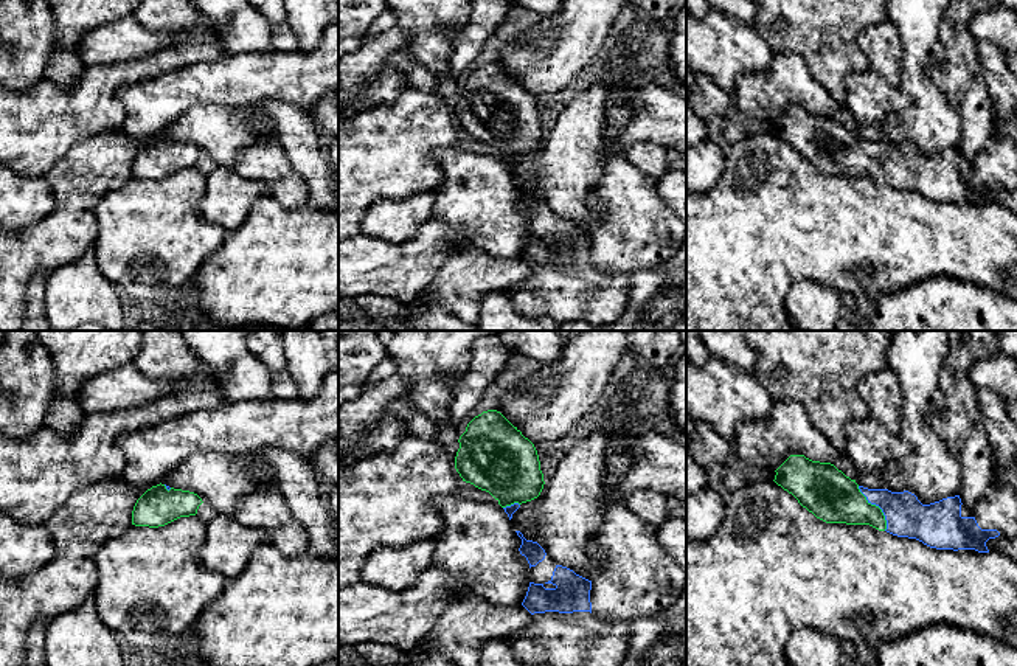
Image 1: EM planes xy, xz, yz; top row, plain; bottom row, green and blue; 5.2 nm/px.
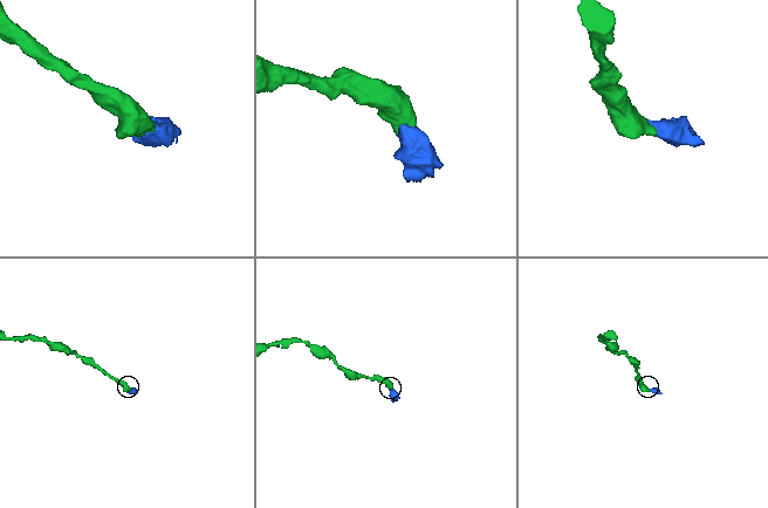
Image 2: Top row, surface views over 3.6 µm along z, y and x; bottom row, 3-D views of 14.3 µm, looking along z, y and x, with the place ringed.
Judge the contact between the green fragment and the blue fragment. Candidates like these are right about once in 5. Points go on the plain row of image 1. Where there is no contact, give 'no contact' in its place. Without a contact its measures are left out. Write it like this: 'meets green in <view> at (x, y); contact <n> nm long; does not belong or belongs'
meets green in yz at (878, 159); contact 280 nm long; belongs

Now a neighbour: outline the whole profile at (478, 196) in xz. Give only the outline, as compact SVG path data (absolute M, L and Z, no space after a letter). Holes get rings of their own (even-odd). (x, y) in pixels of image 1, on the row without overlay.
M464 149L433 151L430 157L441 166L444 182L435 188L432 216L460 230L474 247L495 258L520 258L529 239L529 216L519 200L508 166L498 155L483 155Z

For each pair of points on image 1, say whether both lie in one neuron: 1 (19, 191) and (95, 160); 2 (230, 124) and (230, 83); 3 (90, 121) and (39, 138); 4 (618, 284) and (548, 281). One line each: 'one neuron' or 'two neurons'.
1: two neurons
2: two neurons
3: one neuron
4: one neuron

